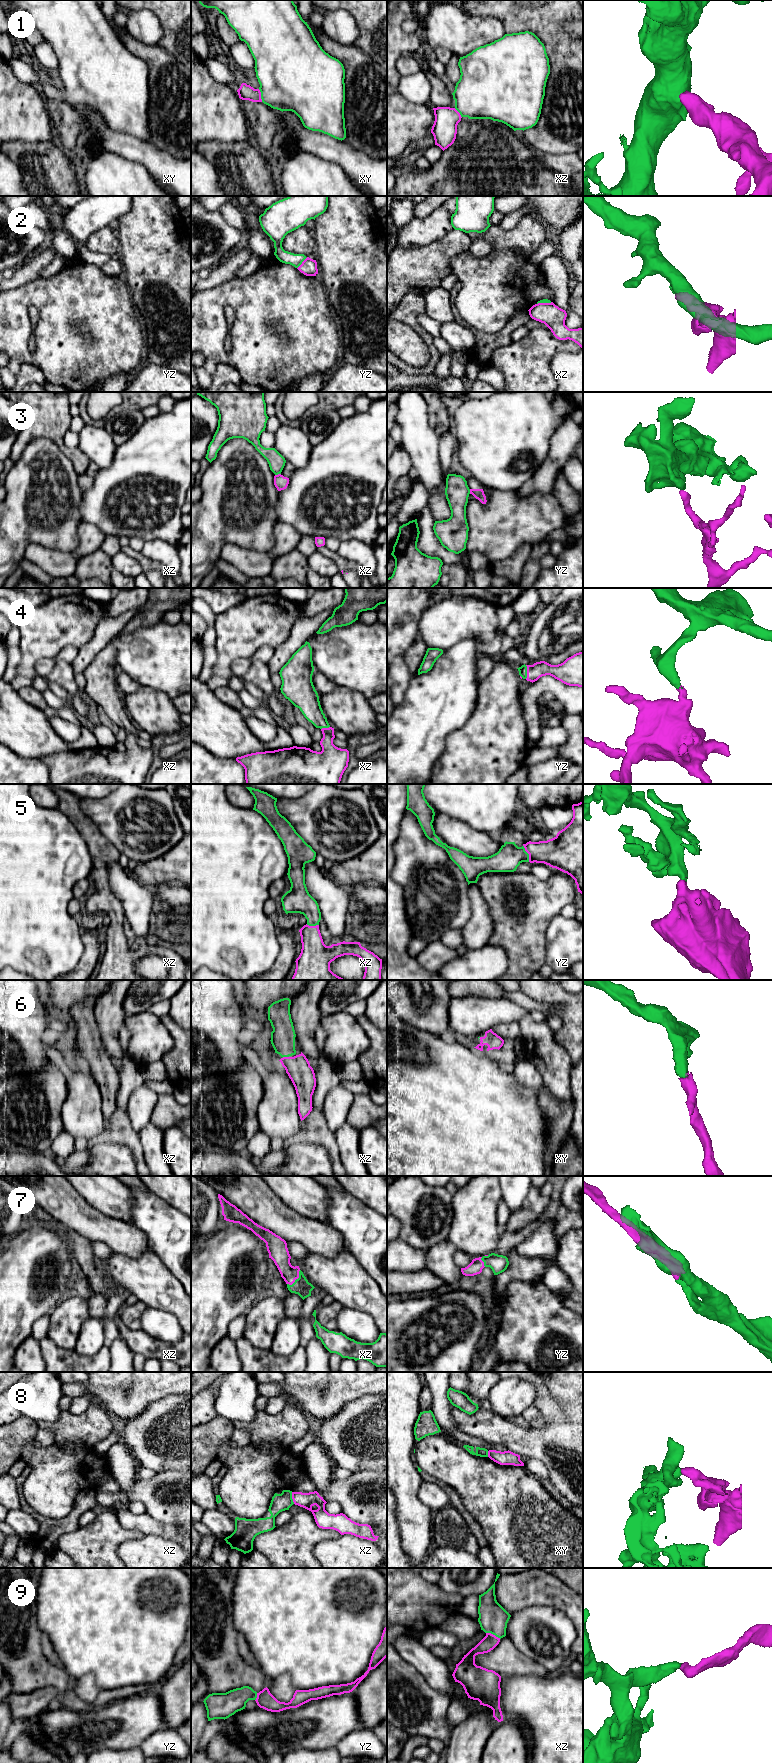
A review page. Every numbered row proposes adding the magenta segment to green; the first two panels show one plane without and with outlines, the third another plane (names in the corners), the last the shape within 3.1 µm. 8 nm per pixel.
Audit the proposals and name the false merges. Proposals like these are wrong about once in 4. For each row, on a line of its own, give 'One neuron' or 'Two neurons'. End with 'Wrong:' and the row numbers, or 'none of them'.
1: One neuron
2: Two neurons
3: Two neurons
4: One neuron
5: One neuron
6: One neuron
7: One neuron
8: Two neurons
9: One neuron
Wrong: 2, 3, 8

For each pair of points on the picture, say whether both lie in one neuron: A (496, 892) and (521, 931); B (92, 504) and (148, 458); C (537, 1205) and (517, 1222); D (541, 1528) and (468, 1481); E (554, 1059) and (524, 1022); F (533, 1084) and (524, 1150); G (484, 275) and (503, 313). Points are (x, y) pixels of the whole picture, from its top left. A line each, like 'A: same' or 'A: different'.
A: same
B: same
C: same
D: same
E: same
F: different
G: same

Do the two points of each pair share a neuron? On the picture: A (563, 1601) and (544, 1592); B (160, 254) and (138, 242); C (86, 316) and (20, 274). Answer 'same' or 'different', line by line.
A: same
B: same
C: different

